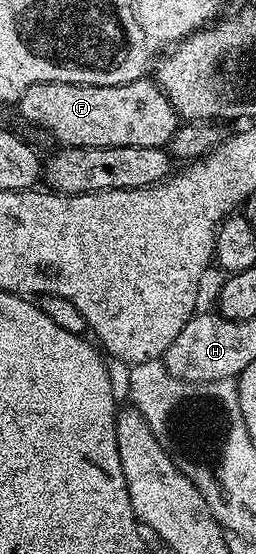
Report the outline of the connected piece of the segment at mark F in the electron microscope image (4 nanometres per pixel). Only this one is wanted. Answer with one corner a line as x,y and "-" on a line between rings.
144,78
117,86
41,82
29,86
17,101
29,120
48,128
61,145
74,148
163,148
170,145
181,117
154,79

